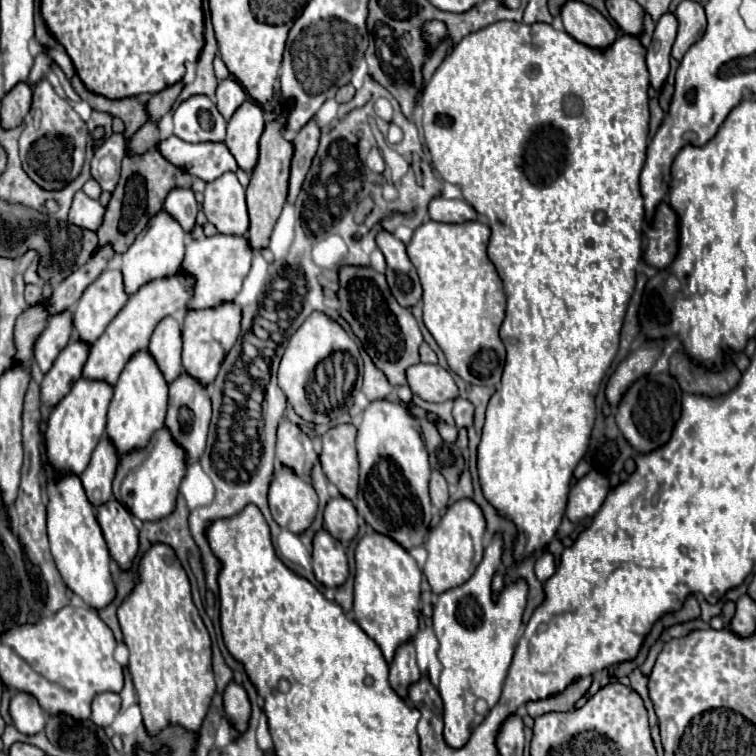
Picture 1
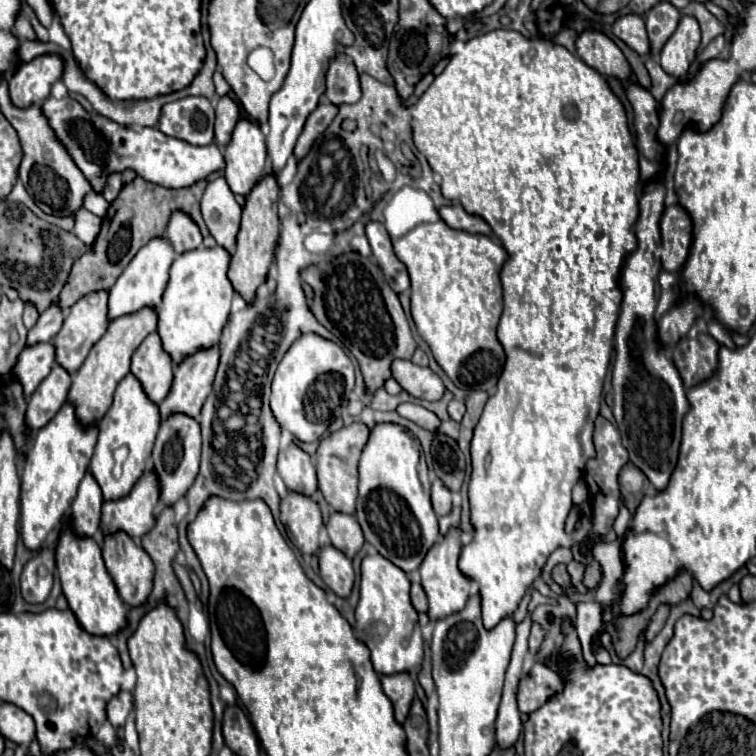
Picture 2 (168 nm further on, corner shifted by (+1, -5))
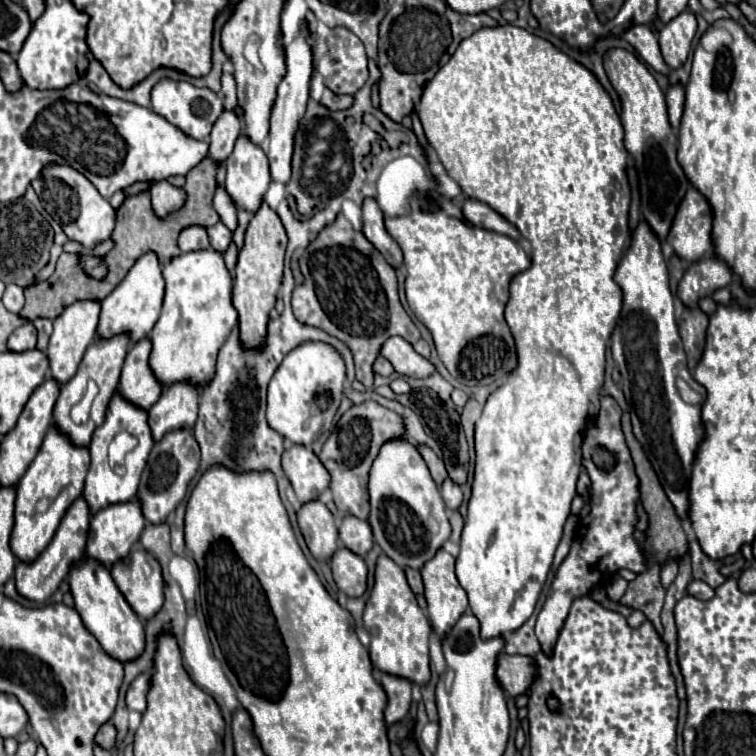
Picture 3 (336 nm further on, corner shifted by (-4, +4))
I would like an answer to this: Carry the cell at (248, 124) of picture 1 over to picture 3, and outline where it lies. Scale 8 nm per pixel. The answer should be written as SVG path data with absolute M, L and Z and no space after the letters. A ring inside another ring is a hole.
M241 134L231 156L227 158L225 178L225 188L235 206L255 212L263 202L269 182L271 174L267 154L259 146L255 146L247 138L247 134Z

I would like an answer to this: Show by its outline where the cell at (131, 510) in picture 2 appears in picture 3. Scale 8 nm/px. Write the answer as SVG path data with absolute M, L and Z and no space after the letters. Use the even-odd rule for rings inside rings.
M135 500L101 508L91 518L91 530L89 530L89 540L87 540L87 548L85 548L85 558L95 558L101 564L111 566L113 562L121 560L129 554L131 546L139 540L143 526L145 526L145 518L143 518L143 512L139 510L139 502L135 502Z

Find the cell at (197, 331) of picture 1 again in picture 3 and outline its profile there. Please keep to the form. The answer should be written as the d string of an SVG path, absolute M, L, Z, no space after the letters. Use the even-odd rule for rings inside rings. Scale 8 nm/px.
M175 382L161 392L161 398L149 410L149 426L153 438L161 436L175 428L193 428L199 410L199 390L187 386L187 382Z

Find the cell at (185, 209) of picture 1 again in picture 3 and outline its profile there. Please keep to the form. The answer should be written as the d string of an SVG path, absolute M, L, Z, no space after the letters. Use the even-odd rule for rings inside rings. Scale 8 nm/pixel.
M187 226L187 230L181 230L181 234L178 237L178 246L181 252L209 248L205 228L203 226Z

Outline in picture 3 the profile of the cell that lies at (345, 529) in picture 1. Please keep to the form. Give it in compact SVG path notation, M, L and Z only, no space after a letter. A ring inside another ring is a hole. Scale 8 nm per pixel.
M345 516L339 526L339 542L359 556L365 556L373 546L373 534L367 520Z

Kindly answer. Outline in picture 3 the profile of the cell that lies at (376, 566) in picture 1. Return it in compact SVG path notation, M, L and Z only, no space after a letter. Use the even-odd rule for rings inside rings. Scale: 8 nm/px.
M381 554L375 564L375 584L363 612L365 628L371 636L371 662L375 668L387 674L407 678L419 686L427 684L431 678L429 670L429 620L417 604L415 594L407 586L403 568L399 568L391 558Z

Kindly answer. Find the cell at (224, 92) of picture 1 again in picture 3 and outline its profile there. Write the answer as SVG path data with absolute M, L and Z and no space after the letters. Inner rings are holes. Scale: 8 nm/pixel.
M223 110L217 122L213 124L209 136L209 154L217 162L225 160L233 152L233 144L239 134L241 134L241 120L233 110Z

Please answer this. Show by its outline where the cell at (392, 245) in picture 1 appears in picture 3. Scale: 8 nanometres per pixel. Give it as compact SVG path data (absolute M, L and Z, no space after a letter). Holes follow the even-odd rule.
M365 198L363 200L363 234L385 256L385 260L393 268L399 268L403 264L403 252L401 252L399 244L387 232L383 220L385 220L385 216L379 210L377 202L373 198Z

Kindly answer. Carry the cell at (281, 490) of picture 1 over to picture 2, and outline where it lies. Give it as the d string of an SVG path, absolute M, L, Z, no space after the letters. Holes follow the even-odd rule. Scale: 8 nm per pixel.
M288 493L280 503L280 521L286 525L290 541L306 555L320 551L322 515L312 497Z

